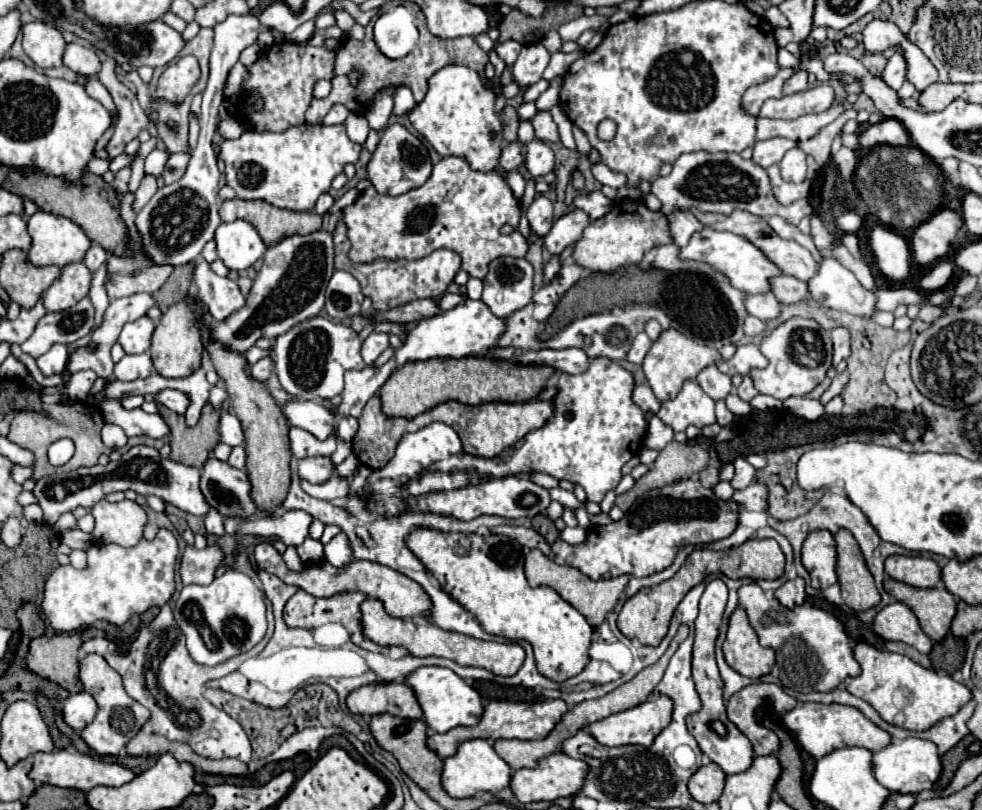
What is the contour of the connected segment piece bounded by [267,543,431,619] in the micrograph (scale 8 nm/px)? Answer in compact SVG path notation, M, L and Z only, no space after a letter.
M267 543L267 573L277 575L287 585L295 585L295 587L305 589L307 593L311 593L315 597L331 597L331 595L337 595L343 591L355 591L355 589L363 591L367 597L379 599L391 617L401 617L401 619L415 617L415 615L427 617L429 609L431 609L431 601L429 601L427 593L413 579L405 577L403 573L399 573L395 569L389 569L389 567L383 567L383 565L371 563L371 561L353 559L345 567L333 567L331 563L323 561L321 565L319 563L307 565L305 569L301 569L301 573L297 573L297 571L289 571L281 553L271 543Z

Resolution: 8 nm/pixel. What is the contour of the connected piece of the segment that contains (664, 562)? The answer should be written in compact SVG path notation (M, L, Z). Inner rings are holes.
M693 477L649 491L639 497L619 521L589 527L585 543L569 545L563 539L557 539L551 549L555 563L575 567L593 581L617 575L649 577L667 569L681 547L703 545L729 537L737 529L737 517L739 505L733 499L717 499L713 489L703 487L701 481Z

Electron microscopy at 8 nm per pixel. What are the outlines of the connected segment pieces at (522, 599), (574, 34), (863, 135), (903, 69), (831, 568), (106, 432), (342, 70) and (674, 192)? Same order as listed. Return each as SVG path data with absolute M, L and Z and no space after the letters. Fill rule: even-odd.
M413 529L407 535L407 547L419 557L425 569L439 581L439 587L447 591L455 601L459 601L469 613L477 617L481 627L491 635L501 635L511 641L529 641L535 651L537 669L551 681L565 681L579 675L589 663L589 643L593 635L593 627L585 621L585 617L571 607L567 601L559 597L557 591L549 587L529 587L523 575L523 547L515 539L505 535L477 535L477 533L443 533L435 529Z
M595 15L595 17L579 17L579 19L573 19L565 25L561 25L557 29L557 33L561 35L563 41L577 41L581 37L581 33L589 31L589 29L599 29L603 25L609 25L609 19L607 17L601 17L601 15Z
M885 118L881 122L869 125L857 133L861 147L865 150L881 145L881 143L891 143L891 145L907 145L909 135L905 131L903 124L893 118Z
M897 49L891 55L891 59L887 61L887 69L885 69L883 79L889 83L889 87L893 87L897 91L905 83L905 75L907 75L907 61L903 59L903 51Z
M811 531L803 541L801 557L803 567L809 571L811 585L815 589L825 589L837 583L835 573L837 551L835 551L835 539L829 531Z
M105 423L103 431L101 431L101 437L103 437L103 445L109 447L109 449L125 447L127 445L125 431L119 425L113 425L113 423Z
M369 23L365 27L365 37L361 41L355 41L351 37L347 37L341 45L339 45L339 51L337 51L337 65L335 65L335 79L331 81L333 83L333 89L331 93L325 97L325 99L313 99L307 109L307 121L309 124L318 124L323 121L325 117L325 111L335 105L335 103L341 103L345 105L347 109L351 109L353 113L365 113L367 107L371 105L373 97L381 91L381 89L387 89L387 87L409 87L413 91L413 97L417 103L423 101L425 93L427 93L427 81L429 77L439 71L441 67L445 65L467 65L471 69L475 69L483 83L493 89L491 81L485 77L485 65L487 65L487 53L475 43L475 39L459 39L459 41L421 41L417 43L417 47L403 59L389 59L385 57L375 41L373 41L373 33L371 33L371 27L373 23ZM351 69L359 69L363 73L363 79L357 87L351 87L349 85L349 79L347 79L347 73Z
M695 151L681 155L673 163L673 171L667 177L659 177L651 183L651 193L663 203L661 211L665 215L681 209L687 211L689 207L697 207L701 211L709 213L721 213L729 215L735 209L749 211L759 217L779 215L791 225L799 225L799 221L805 215L811 215L811 205L807 199L801 199L793 205L781 205L771 191L771 183L767 177L767 171L755 165L753 161L741 159L737 153L707 153L707 151Z

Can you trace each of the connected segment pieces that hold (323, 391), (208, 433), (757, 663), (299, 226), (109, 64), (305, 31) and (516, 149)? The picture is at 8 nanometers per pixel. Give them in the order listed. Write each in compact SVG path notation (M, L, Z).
M323 317L307 319L285 335L277 337L273 345L273 361L285 391L297 399L309 401L317 401L321 397L331 399L343 393L345 371L365 367L359 335L343 323L333 323Z
M207 403L195 427L187 427L185 415L175 415L165 407L159 407L159 415L169 425L169 459L201 469L215 445L219 443L219 413Z
M737 607L729 617L723 655L727 665L745 677L763 677L775 665L775 651L759 643L743 607Z
M245 199L225 201L219 209L219 217L225 223L235 219L249 221L257 229L267 247L279 243L289 235L309 235L311 231L321 229L321 215L311 211L303 213L287 211L273 207L265 201L245 201Z
M107 59L103 63L97 77L107 87L107 91L111 93L113 103L115 103L117 113L119 113L115 133L113 133L111 141L107 143L107 147L105 147L107 153L109 153L109 159L115 159L117 155L123 153L125 145L137 137L137 133L141 129L147 129L149 121L147 121L145 111L137 103L135 93L129 91L127 87L123 87L123 83L115 77L115 61L113 59Z
M311 19L311 21L303 23L301 27L297 27L293 33L289 33L285 39L291 41L291 43L303 43L303 41L309 37L309 33L311 33L313 27L315 27L315 25L313 25L313 19Z
M519 141L505 143L501 151L501 161L499 161L499 171L515 171L523 163L523 145Z

